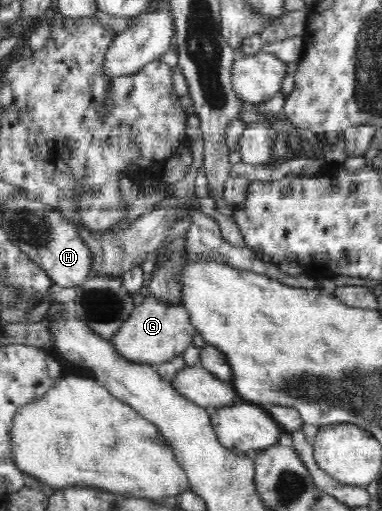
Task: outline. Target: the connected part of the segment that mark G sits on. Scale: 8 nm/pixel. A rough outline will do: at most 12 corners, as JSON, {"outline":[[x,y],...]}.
{"outline":[[148,296],[110,341],[155,366],[183,356],[195,328],[182,302]]}

